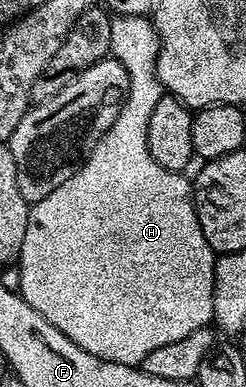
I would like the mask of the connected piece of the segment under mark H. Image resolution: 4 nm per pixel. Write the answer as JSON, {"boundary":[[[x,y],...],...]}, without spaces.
{"boundary":[[[114,16],[112,19],[112,42],[110,50],[113,59],[128,70],[128,94],[126,101],[122,104],[120,114],[116,122],[96,142],[92,154],[64,182],[64,186],[56,186],[48,198],[40,198],[40,202],[30,205],[28,214],[28,230],[24,234],[22,249],[16,261],[20,272],[20,286],[17,291],[32,306],[32,310],[40,310],[56,330],[60,330],[76,346],[88,350],[88,354],[96,354],[96,358],[104,358],[108,362],[120,362],[121,364],[141,365],[152,350],[159,346],[168,346],[168,342],[176,342],[196,330],[207,327],[214,319],[212,310],[212,290],[214,289],[214,261],[216,254],[212,246],[208,246],[208,238],[204,238],[204,230],[200,230],[198,215],[194,209],[194,197],[192,195],[192,180],[189,175],[172,170],[164,170],[164,166],[156,166],[152,154],[148,154],[148,121],[152,119],[152,110],[156,107],[156,102],[164,94],[164,89],[158,77],[158,32],[154,29],[153,23],[145,16]]]}

